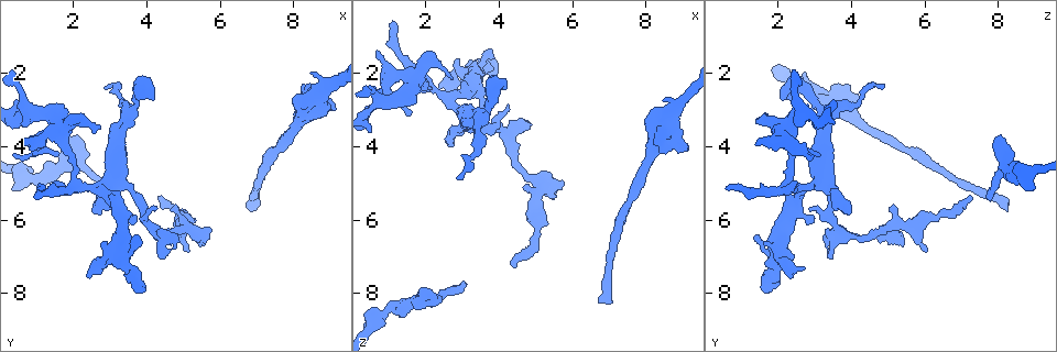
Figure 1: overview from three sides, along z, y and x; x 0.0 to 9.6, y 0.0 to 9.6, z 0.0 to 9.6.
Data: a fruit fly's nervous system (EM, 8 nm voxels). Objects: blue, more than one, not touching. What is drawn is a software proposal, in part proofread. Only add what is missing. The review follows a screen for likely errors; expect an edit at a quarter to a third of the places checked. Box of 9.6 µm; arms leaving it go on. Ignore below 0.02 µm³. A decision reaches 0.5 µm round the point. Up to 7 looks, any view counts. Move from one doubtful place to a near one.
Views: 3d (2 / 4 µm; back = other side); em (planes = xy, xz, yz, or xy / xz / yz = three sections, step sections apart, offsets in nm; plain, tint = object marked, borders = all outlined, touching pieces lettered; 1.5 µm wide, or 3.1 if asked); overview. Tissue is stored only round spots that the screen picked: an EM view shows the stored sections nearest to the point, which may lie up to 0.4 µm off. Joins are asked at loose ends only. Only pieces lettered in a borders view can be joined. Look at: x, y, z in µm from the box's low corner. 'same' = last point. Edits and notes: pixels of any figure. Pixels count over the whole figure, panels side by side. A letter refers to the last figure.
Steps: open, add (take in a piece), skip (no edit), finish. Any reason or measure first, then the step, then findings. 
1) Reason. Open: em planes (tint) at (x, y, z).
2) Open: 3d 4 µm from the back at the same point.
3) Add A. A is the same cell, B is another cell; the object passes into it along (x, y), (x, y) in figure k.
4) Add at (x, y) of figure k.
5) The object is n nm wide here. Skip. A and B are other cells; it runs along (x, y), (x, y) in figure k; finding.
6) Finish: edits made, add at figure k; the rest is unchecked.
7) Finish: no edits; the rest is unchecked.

Tapers out. Open: em planes (plain) at (4.30, 5.80, 2.85).

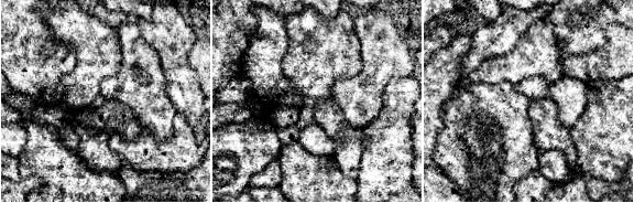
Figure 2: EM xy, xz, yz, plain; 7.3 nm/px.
Open: em planes (tint) at the same point.

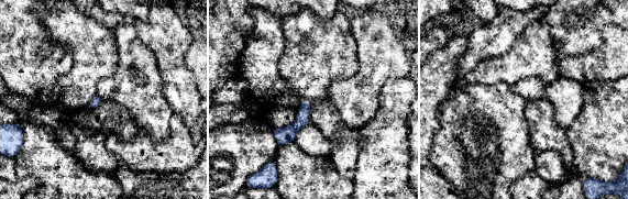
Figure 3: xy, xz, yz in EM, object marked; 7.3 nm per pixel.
See the neighbours. Open: em planes (borders) at the same point.

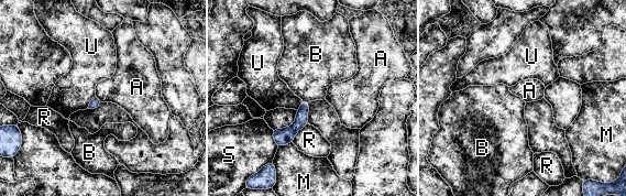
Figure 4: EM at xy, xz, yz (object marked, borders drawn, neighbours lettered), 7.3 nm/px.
Skip. A, B, M, R, S and U are other cells; it runs along (305, 102), (301, 120), (278, 143) in figure 4; none of them fits.

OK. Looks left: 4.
Free end. Open: em planes (borders) at (2.60, 7.35, 2.70).

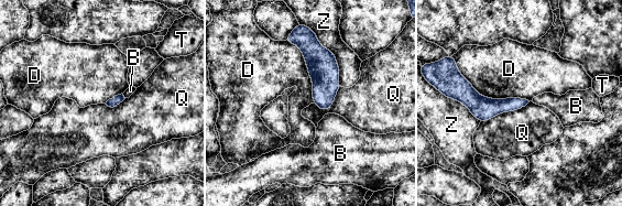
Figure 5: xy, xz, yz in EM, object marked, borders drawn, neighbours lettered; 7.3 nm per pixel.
Skip. B, D, Q, T and Z are other cells; it runs along (458, 91), (478, 105), (523, 102) in figure 5; no lettered piece goes on from it.

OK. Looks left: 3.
Free end. Open: 3d 2 µm at (3.05, 5.45, 7.70).

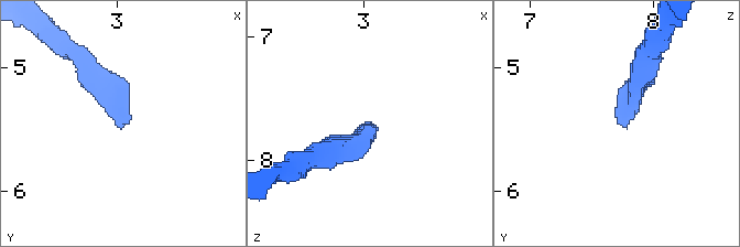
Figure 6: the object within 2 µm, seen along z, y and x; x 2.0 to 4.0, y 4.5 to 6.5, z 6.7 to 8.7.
Open: em planes (borders) at (3.04, 5.46, 7.72).

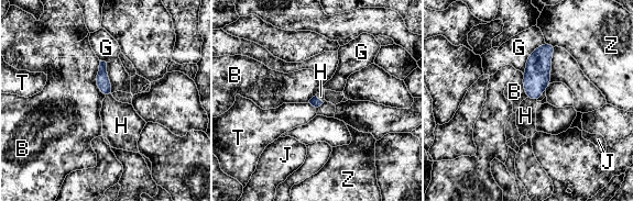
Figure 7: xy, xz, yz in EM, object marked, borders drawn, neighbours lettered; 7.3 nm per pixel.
Add H. H is the same cell, B, G, J, T and Z are other cells; the neuron continues.

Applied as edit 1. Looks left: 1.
Finish: edits made, add at figure 7; the rest is unchecked.

